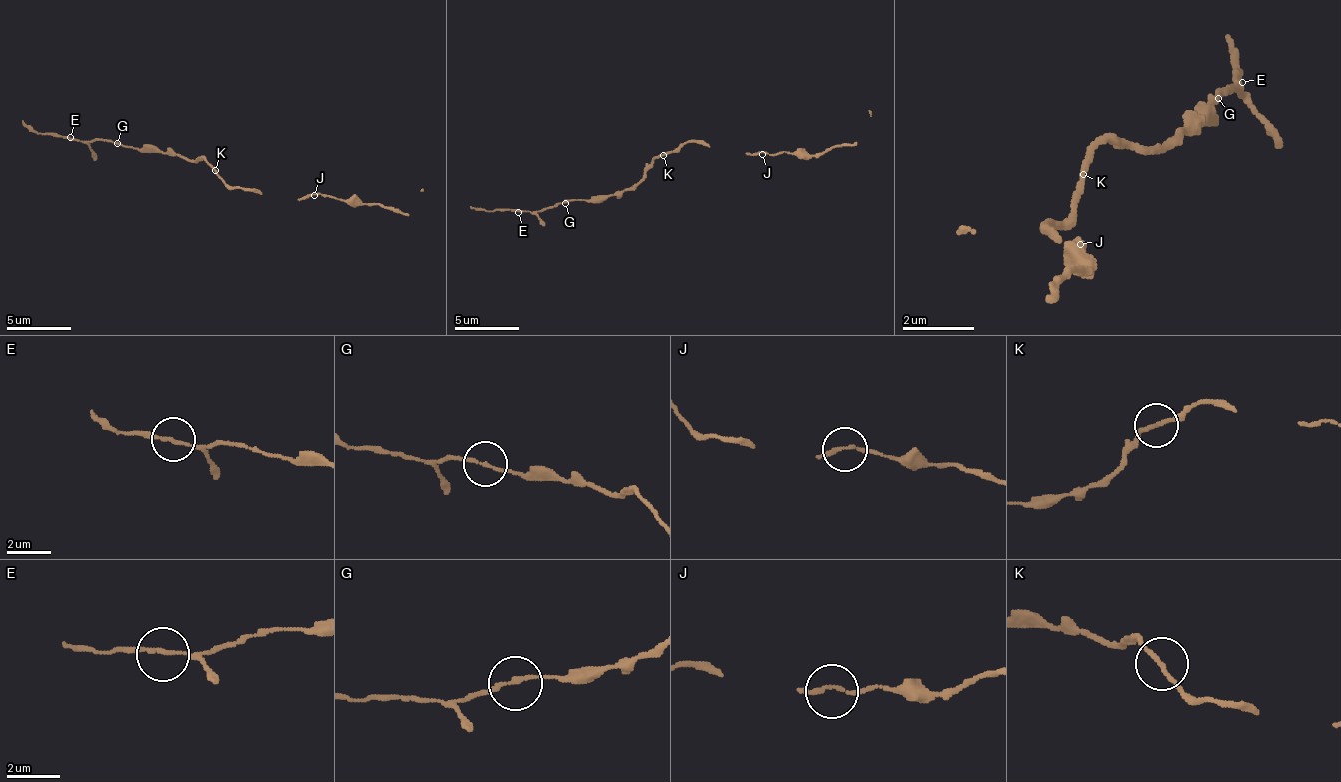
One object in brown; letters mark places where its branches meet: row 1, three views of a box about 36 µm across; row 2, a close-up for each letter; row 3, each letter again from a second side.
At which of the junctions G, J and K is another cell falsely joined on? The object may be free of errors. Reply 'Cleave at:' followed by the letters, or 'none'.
Cleave at: none

